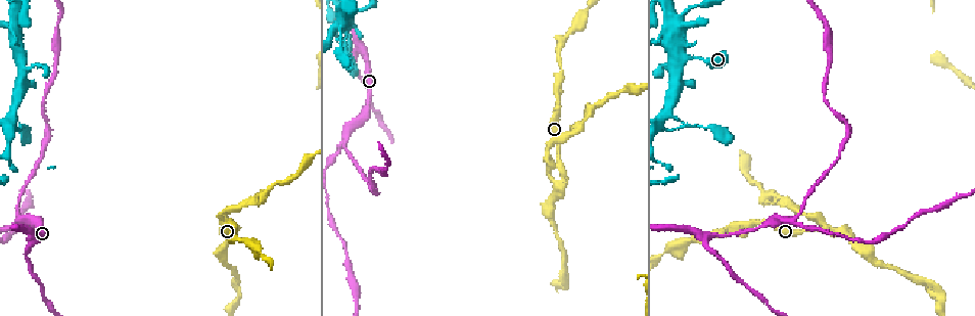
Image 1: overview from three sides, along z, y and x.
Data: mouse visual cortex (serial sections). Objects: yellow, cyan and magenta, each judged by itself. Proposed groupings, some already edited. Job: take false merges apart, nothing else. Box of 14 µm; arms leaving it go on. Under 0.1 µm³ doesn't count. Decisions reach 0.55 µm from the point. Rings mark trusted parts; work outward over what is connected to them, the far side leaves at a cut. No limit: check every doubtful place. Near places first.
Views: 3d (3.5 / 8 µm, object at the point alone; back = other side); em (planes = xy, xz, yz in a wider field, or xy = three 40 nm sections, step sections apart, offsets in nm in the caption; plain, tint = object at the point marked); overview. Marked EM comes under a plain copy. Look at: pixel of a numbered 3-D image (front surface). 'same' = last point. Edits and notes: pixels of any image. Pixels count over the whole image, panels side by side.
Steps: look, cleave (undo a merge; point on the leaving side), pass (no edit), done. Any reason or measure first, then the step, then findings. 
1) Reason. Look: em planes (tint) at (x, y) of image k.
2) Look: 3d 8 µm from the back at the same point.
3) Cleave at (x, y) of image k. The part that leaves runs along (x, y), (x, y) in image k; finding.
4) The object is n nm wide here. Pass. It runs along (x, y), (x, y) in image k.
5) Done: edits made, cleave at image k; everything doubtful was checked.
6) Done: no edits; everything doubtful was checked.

Abrupt turn. Look: 3d 3.5 µm at (560, 165) of image 1.

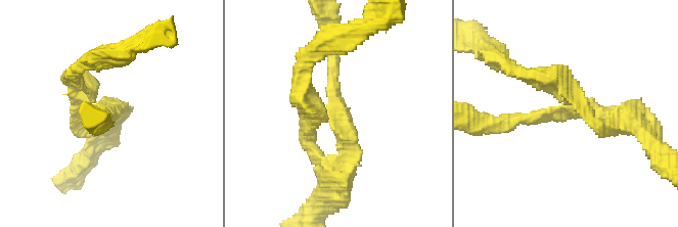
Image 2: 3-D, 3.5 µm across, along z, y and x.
3 arms meet here; the arms are 200, 200, 250 nm wide; shape alone is not enough. Look: em xy step 5 (tint) at (339, 109) of image 2.

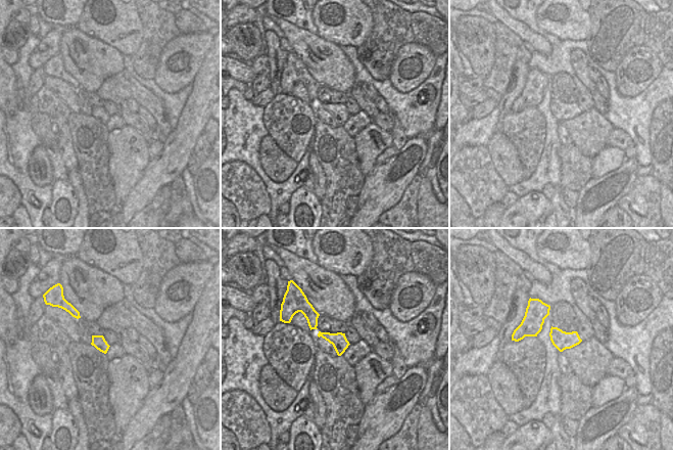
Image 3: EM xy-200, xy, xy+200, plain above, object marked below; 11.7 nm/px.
Pass. Continuous, no second cell.

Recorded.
Abrupt turn. Look: 3d 8 µm from the back at (219, 216) of image 1.

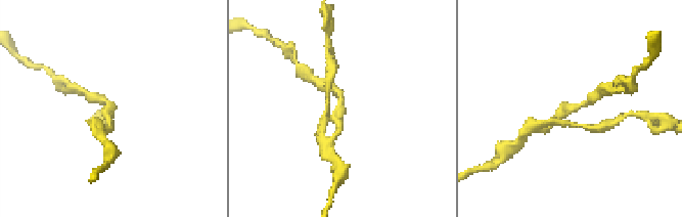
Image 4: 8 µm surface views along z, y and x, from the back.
The arms are 200, 200 nm wide; now the EM. Look: em xy step 2 (tint) at (566, 106) of image 4.

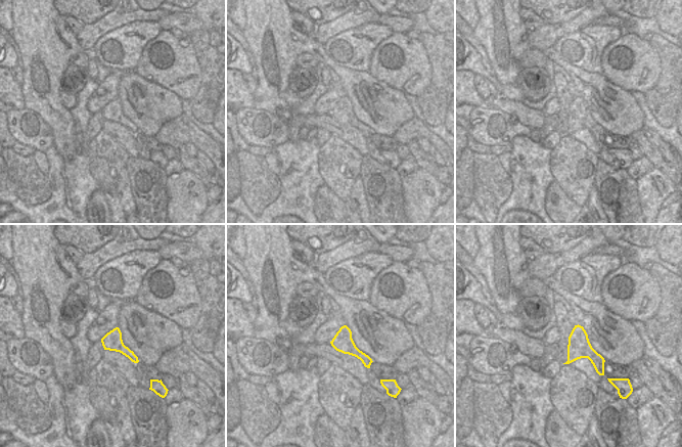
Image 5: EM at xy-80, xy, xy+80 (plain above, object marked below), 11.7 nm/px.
The object is 240 nm wide here. Pass. It runs along (563, 123), (560, 111), (591, 99) in image 4; one cell here.

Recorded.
Look: 3d 3.5 µm at (364, 51) of image 1.

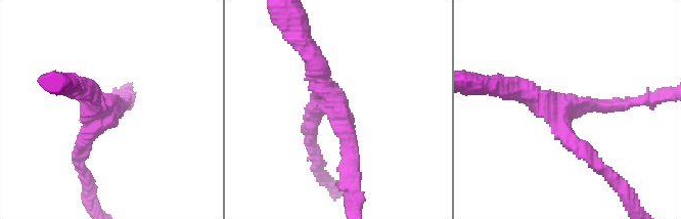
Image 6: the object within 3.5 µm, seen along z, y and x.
3 arms meet here; the arms are 200, 200, 300 nm wide; need the tissue. Look: em xy step 2 (tint) at (560, 110) of image 6.

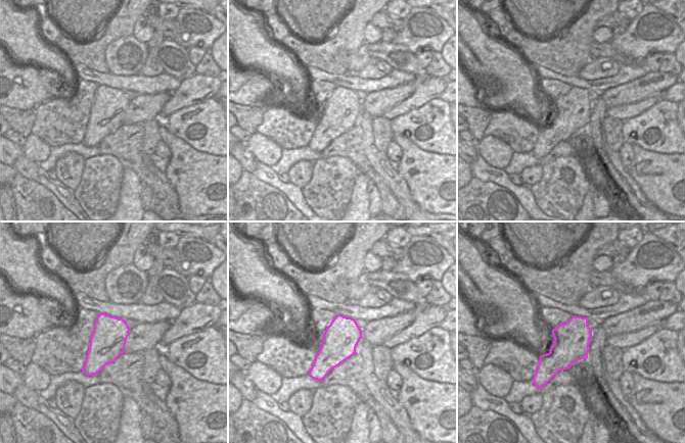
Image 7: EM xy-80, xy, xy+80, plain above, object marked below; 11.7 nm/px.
Pass. It runs along (350, 166), (347, 121), (306, 48) in image 6; continuous, no second cell.

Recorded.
Thin arm on a thick one. Look: 3d 3.5 µm at (663, 129) of image 1.

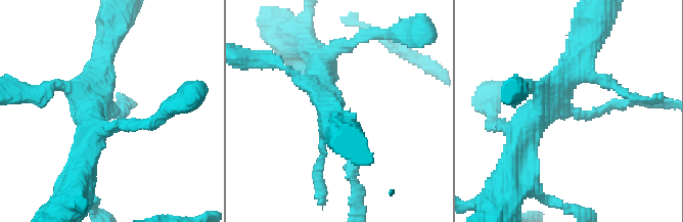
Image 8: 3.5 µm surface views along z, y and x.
4 arms meet here; the arms are 150, 250, 350, 400 nm wide; now the EM. Look: em xy step 3 (tint) at (573, 108) of image 8.

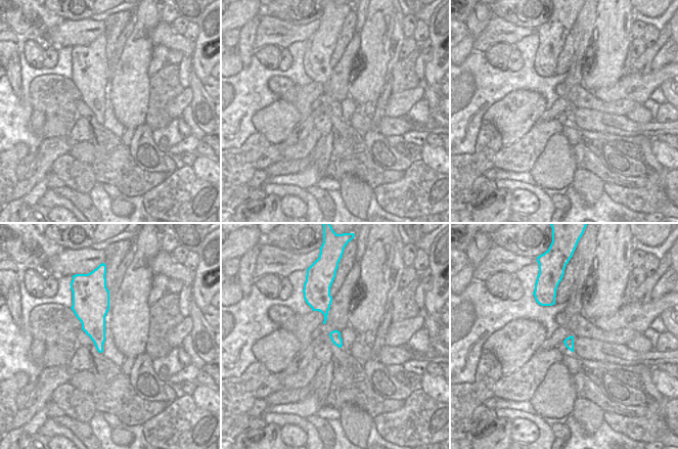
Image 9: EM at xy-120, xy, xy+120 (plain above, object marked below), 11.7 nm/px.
Pass. All the same cell.

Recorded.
Three-way junction. Look: 3d 8 µm at (347, 136) of image 1.

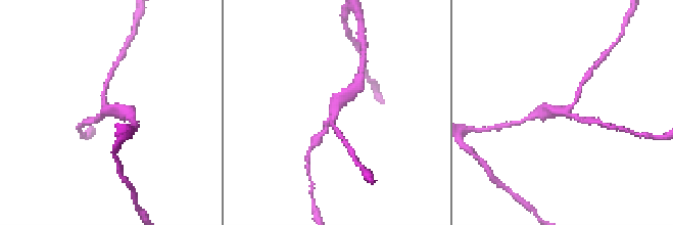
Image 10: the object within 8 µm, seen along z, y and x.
Closer look. Look: 3d 3.5 µm from the back at (334, 112) of image 10.

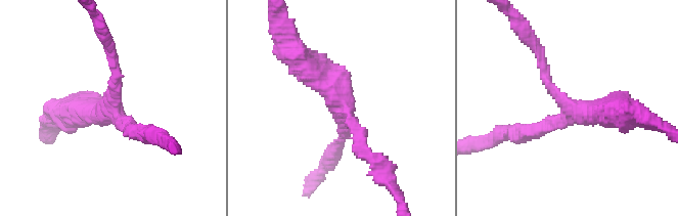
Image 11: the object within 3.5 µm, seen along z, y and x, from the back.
Need the tissue. Look: em xy step 3 (tint) at (572, 110) of image 11.

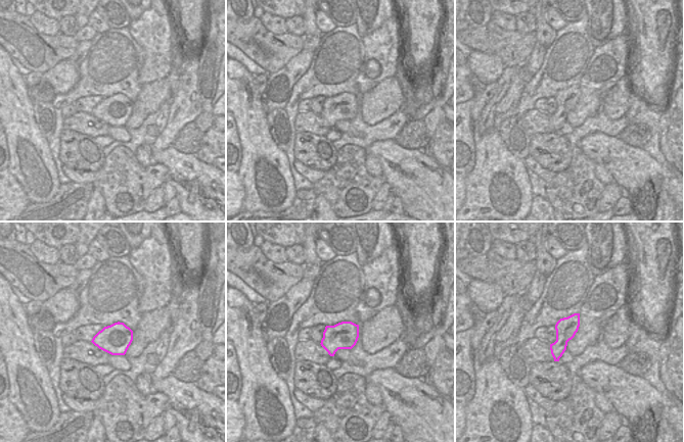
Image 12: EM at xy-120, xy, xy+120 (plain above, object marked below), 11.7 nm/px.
The arms are 150, 200, 400 nm wide. Pass. It runs along (624, 112), (569, 109), (538, 52) in image 11; all the same cell.

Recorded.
Done: no edits; everything doubtful was checked.

